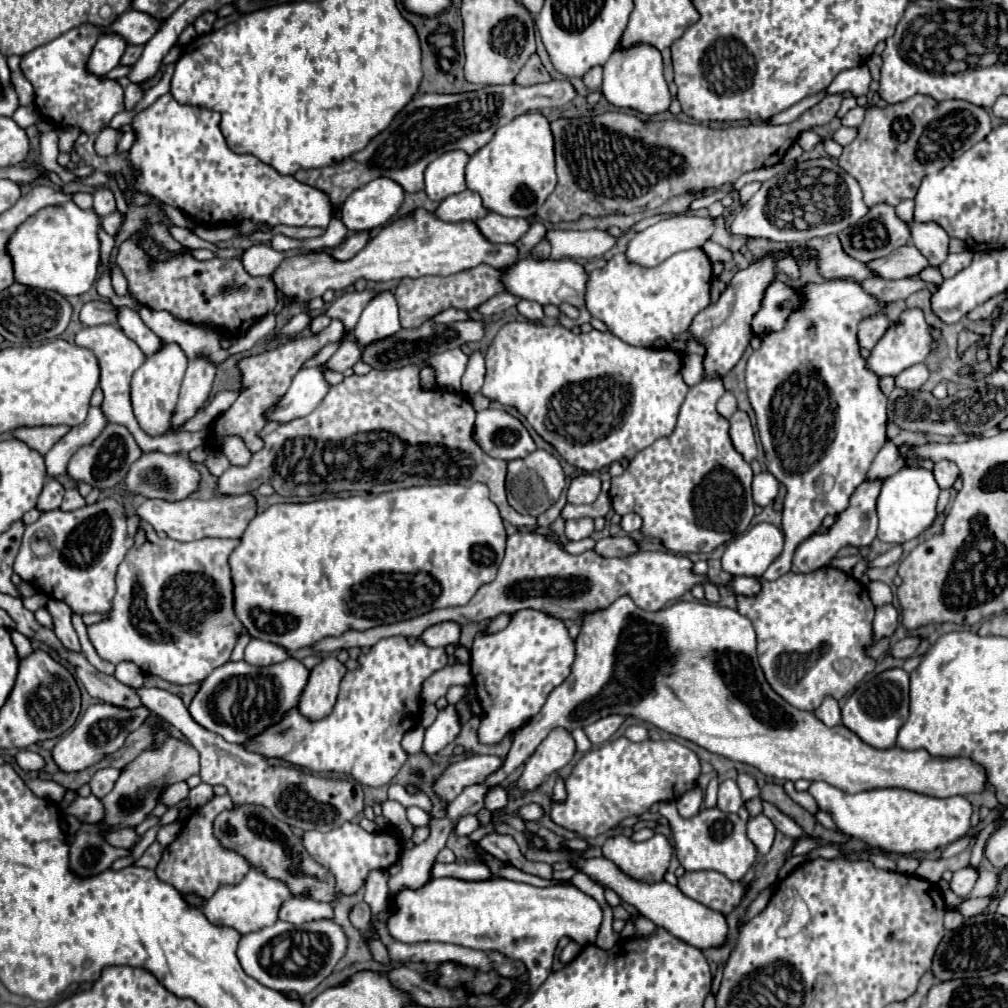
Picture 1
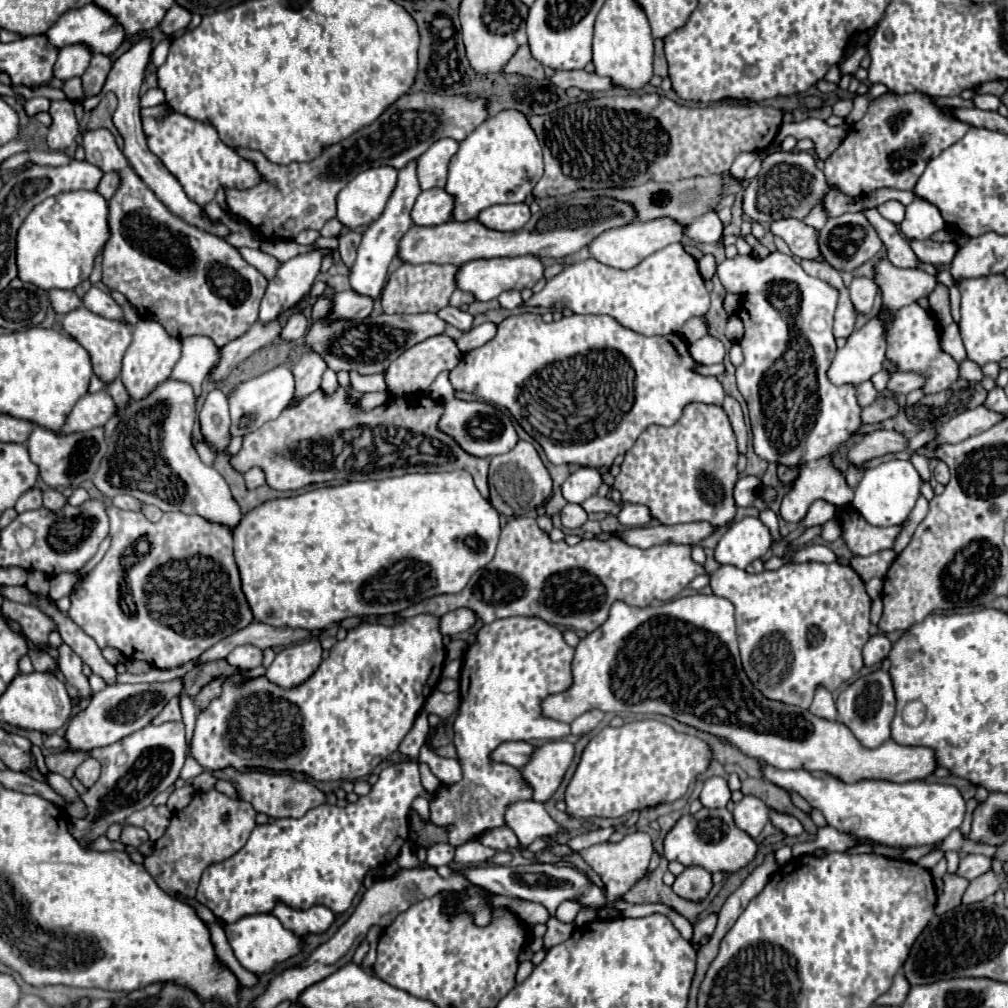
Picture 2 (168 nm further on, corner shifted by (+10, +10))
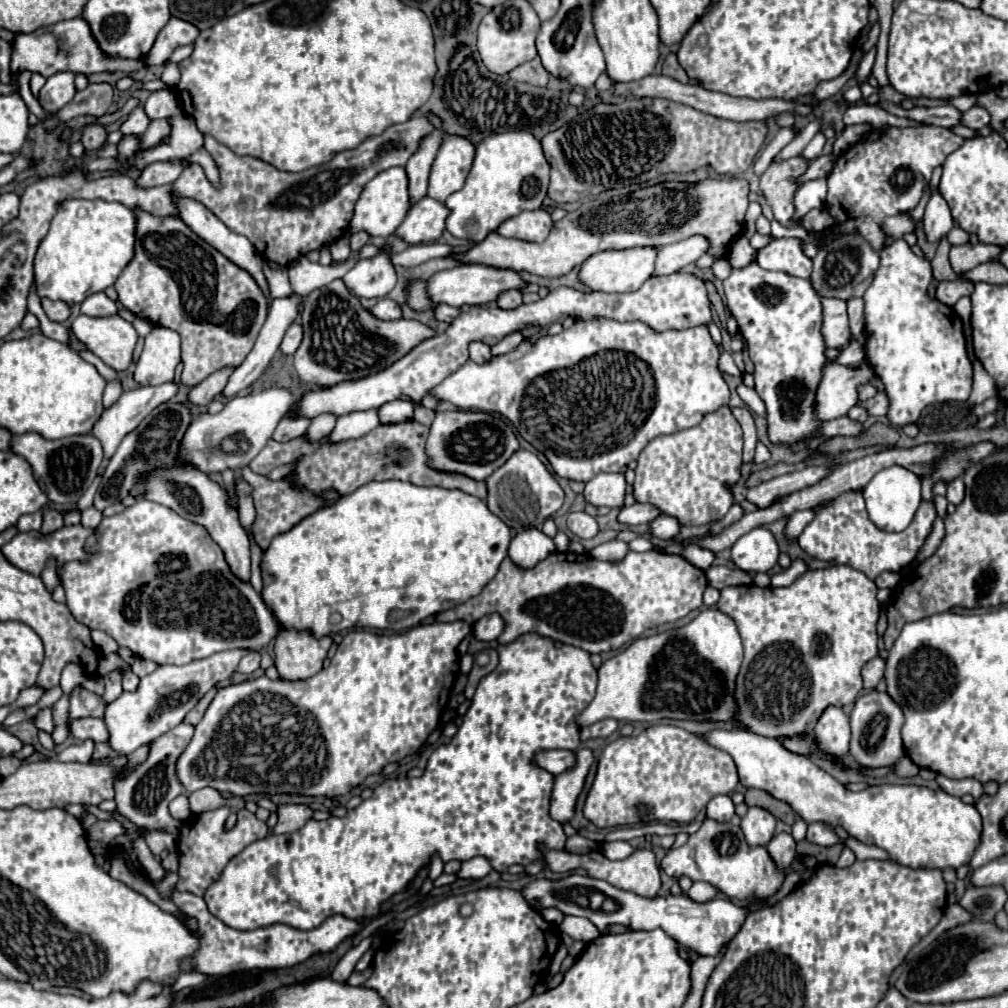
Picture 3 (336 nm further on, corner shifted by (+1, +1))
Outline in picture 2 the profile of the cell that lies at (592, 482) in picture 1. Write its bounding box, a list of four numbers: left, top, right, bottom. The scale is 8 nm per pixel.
[561,468,603,504]

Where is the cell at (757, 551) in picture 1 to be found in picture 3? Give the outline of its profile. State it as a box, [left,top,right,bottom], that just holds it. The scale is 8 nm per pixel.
[732,527,778,573]

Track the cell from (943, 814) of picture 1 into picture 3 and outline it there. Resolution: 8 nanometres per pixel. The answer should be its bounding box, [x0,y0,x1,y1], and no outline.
[702,729,982,869]

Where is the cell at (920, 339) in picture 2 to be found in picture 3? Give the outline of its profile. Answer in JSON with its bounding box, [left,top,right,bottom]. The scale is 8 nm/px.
[864,239,972,425]

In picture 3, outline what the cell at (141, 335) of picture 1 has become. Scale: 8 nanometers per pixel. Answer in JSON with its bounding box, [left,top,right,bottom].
[80,293,118,317]

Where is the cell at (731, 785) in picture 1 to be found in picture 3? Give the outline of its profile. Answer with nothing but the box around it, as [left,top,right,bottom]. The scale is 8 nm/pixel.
[708,795,734,821]

